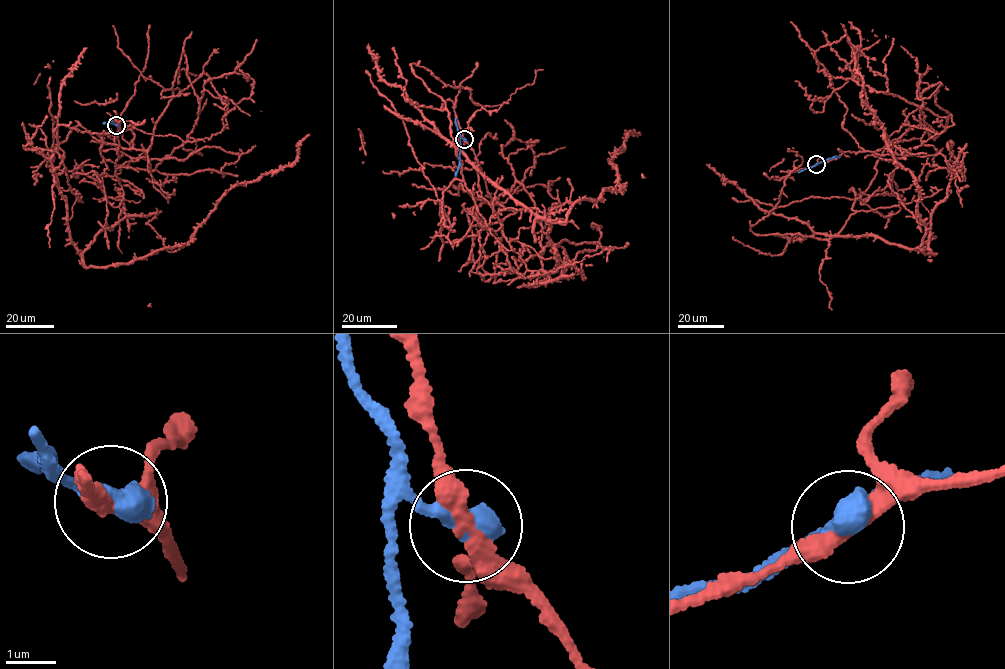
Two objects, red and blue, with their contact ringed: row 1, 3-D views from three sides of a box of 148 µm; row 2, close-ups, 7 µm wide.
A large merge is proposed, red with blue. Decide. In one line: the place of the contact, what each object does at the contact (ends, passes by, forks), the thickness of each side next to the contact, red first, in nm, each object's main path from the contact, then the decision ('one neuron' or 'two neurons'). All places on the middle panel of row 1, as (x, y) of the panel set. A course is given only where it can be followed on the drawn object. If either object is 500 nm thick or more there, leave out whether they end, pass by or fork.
place (464, 139); calibres 340 and 600 nm; course red (464, 139), (531, 278), (441, 240), (458, 150), (562, 222), (623, 187), (627, 135); course blue (464, 139), (460, 139), (459, 165), (455, 176); two neurons

